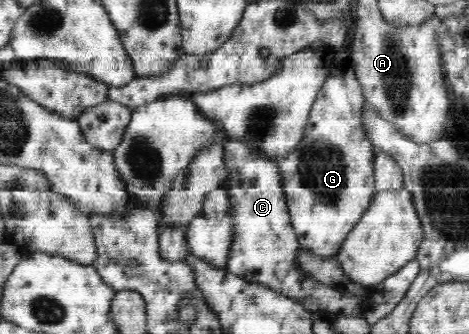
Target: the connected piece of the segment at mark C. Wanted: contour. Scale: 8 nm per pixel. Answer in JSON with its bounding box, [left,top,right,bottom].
[223,141,364,316]

